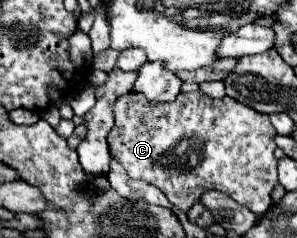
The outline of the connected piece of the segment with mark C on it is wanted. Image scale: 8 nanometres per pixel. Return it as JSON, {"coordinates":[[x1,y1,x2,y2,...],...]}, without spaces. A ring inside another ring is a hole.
{"coordinates":[[198,90,178,94,174,102,152,102,138,92,130,92,116,100,114,116,116,124,108,134,110,152,120,160,130,178,154,184,182,212,188,212,206,190,222,190,238,204,250,208,256,216,264,216,272,206,270,192,278,184,278,160,274,156,276,130,272,128,268,114,260,114,230,96,216,100]]}

